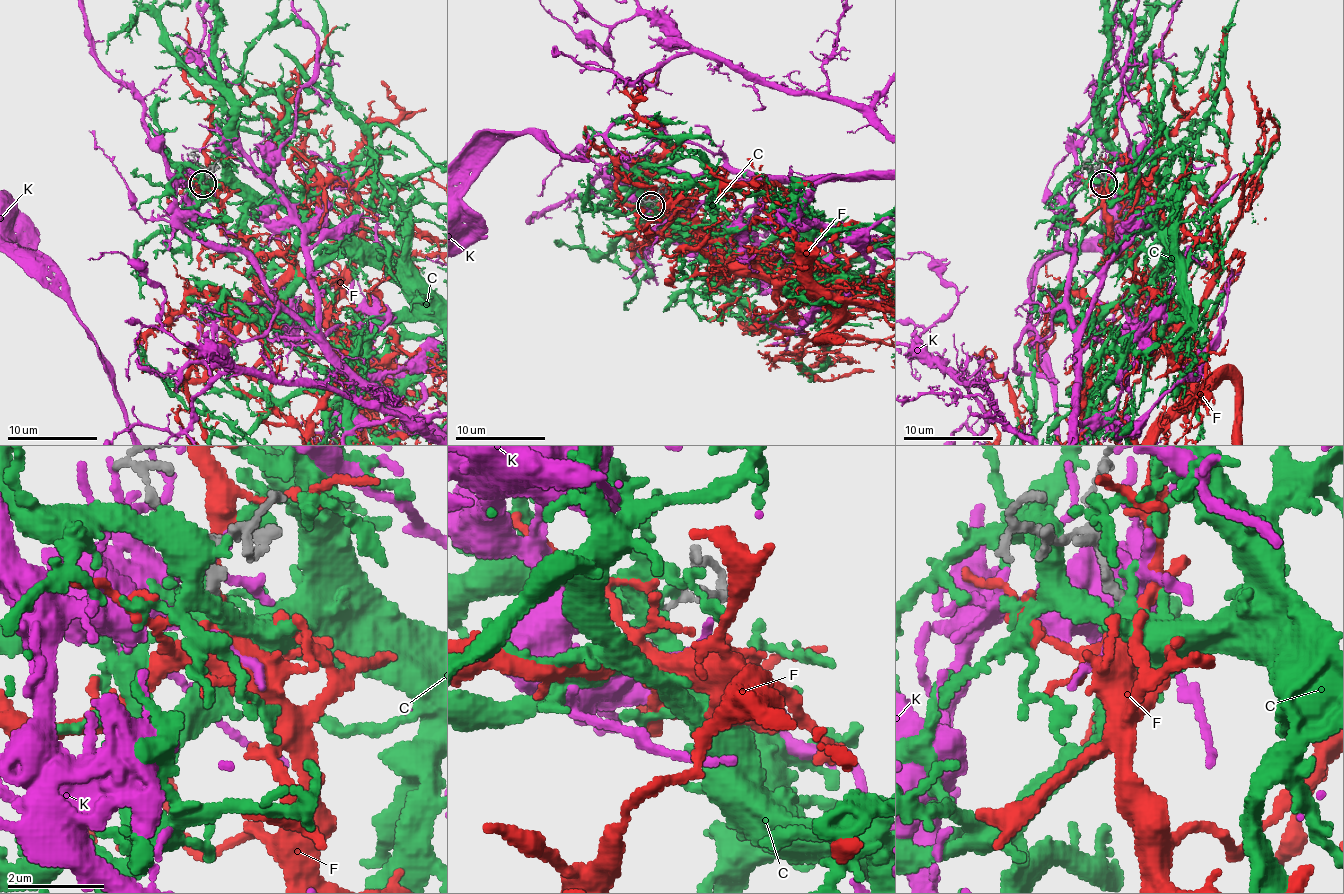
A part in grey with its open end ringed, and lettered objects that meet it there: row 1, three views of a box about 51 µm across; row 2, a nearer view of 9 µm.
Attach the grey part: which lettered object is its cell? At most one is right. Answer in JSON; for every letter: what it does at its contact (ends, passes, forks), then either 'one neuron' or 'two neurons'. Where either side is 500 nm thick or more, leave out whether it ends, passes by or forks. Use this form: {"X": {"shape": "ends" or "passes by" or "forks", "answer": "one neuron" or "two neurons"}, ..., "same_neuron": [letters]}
{"C": {"shape": "forks", "answer": "two neurons"}, "F": {"shape": "passes by", "answer": "two neurons"}, "K": {"shape": "passes by", "answer": "two neurons"}, "same_neuron": []}

